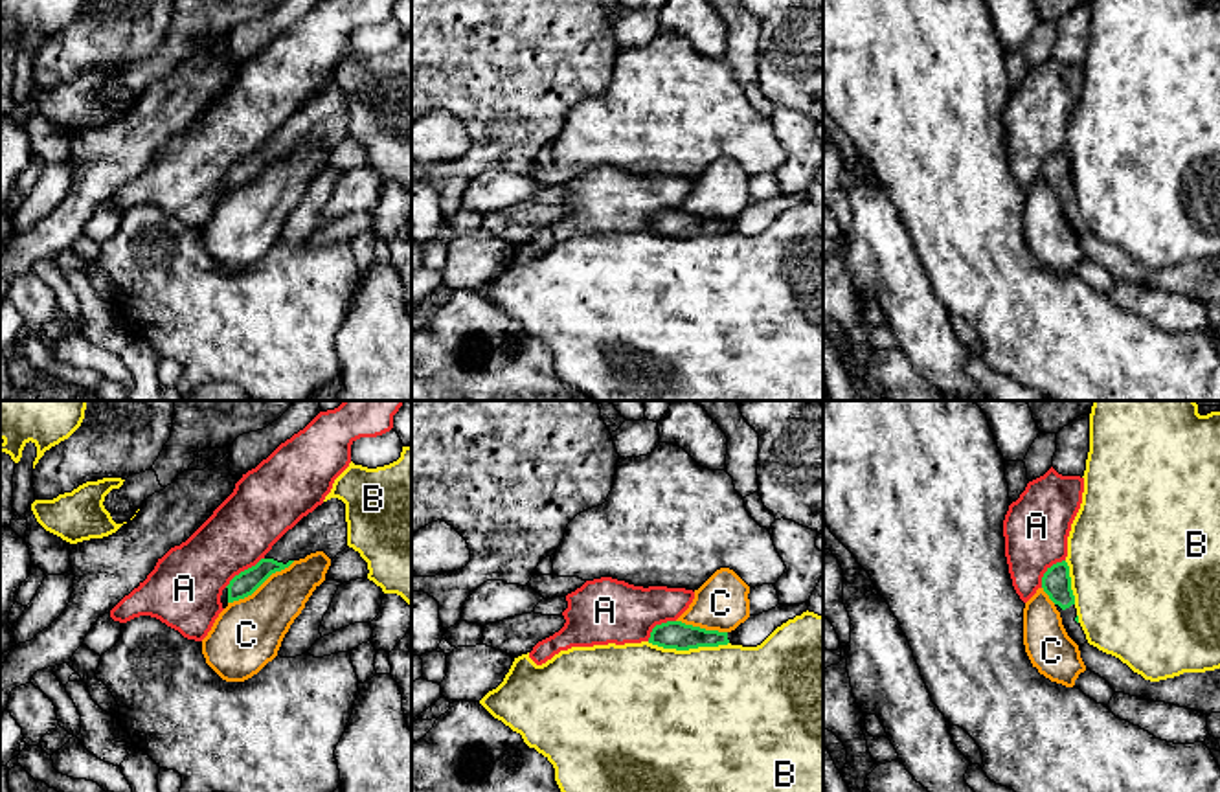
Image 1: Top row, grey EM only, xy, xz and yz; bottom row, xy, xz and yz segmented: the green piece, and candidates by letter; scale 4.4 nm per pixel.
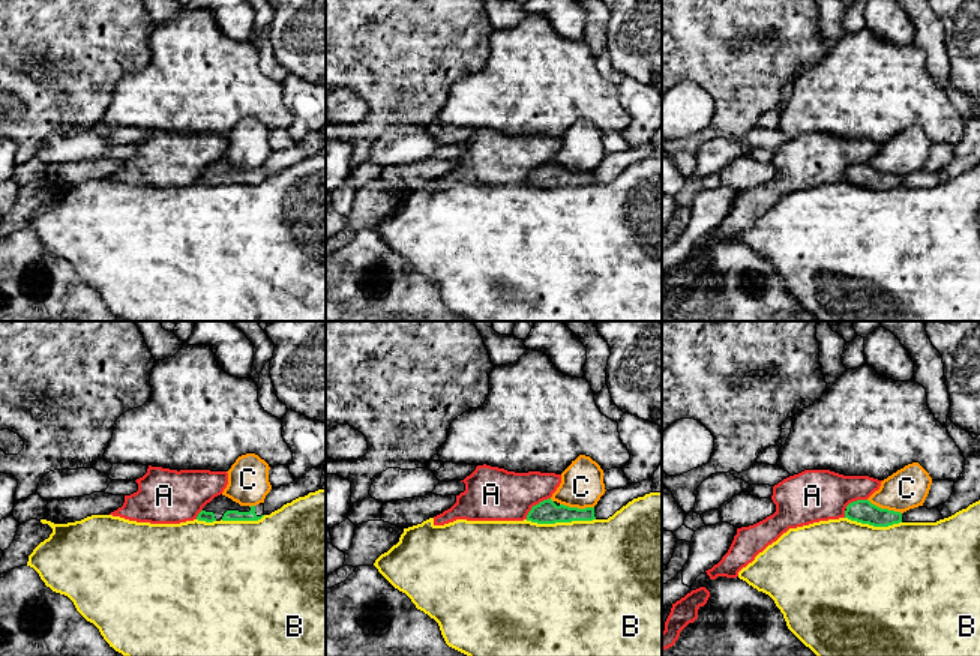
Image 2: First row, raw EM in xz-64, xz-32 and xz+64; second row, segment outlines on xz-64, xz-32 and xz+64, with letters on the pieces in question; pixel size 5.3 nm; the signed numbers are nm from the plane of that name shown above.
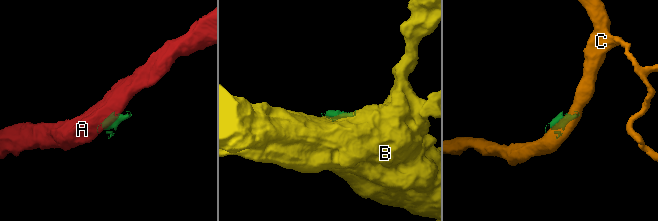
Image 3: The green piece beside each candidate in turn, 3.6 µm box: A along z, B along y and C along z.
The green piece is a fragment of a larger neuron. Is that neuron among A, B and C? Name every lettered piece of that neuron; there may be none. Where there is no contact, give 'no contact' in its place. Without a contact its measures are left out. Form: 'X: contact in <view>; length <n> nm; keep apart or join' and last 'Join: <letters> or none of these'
A: contact in xy; length 220 nm; keep apart
B: contact in xz; length 360 nm; keep apart
C: contact in xy; length 340 nm; keep apart
Join: none of these

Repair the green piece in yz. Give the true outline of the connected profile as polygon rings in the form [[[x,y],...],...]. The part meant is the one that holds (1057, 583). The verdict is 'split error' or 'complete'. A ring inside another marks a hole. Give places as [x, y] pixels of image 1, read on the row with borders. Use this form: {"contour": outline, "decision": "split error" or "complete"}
{"contour": [[[1066,560],[1053,564],[1042,577],[1042,588],[1060,612],[1068,636],[1080,647],[1088,643],[1079,623],[1075,595],[1071,590],[1069,566]]], "decision": "split error"}

